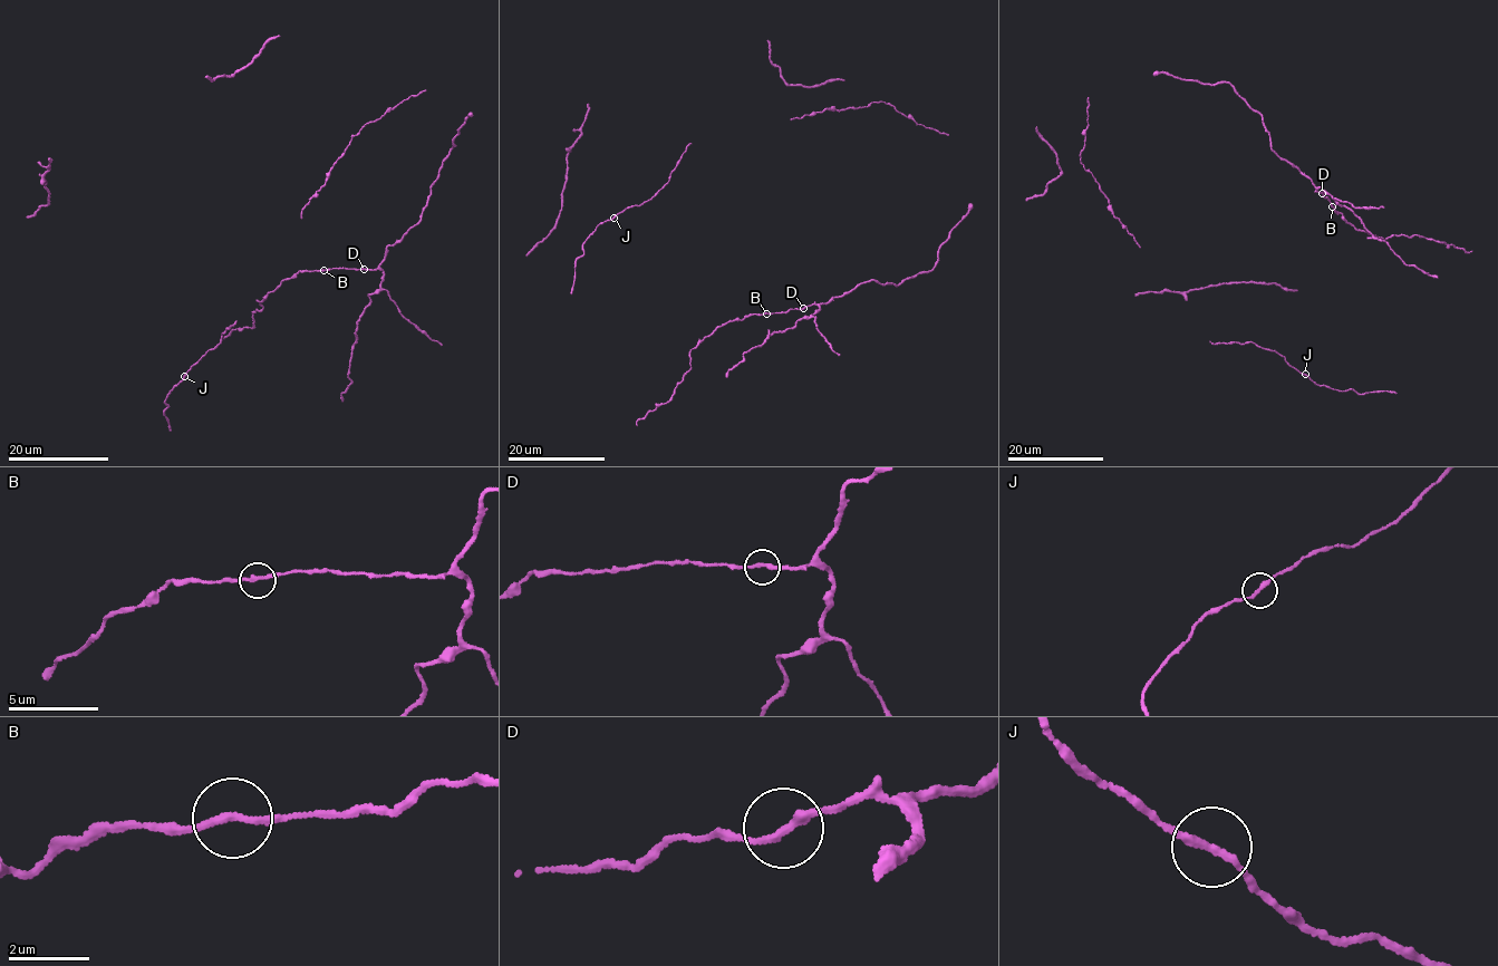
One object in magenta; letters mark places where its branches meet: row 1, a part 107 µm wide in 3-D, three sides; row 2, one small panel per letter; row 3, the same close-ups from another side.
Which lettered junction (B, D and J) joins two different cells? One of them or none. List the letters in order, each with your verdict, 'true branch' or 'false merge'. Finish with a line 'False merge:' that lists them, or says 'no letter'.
B: true branch
D: true branch
J: true branch
False merge: no letter

